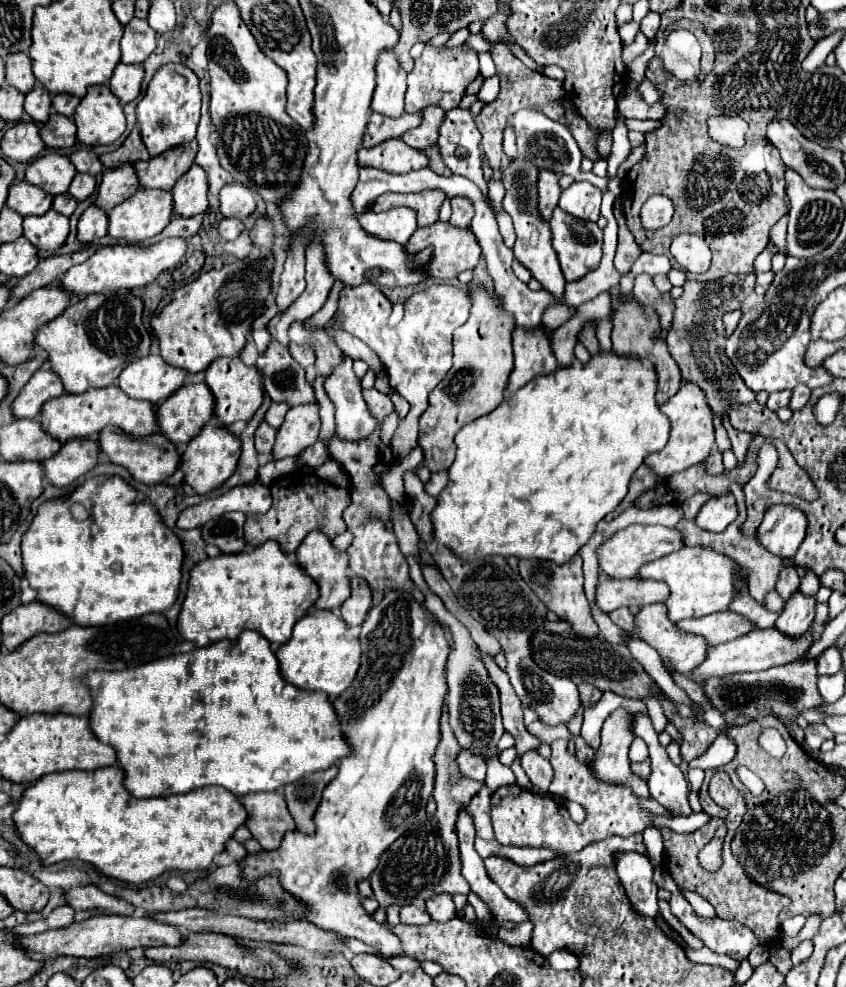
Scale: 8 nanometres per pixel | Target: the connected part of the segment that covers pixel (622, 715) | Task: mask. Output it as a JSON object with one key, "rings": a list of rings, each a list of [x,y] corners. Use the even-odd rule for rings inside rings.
{"rings":[[[617,708],[609,718],[603,722],[601,730],[601,746],[595,752],[595,760],[591,762],[599,780],[607,784],[621,784],[632,788],[639,797],[650,798],[646,782],[633,776],[629,768],[629,746],[631,746],[631,728],[627,726],[629,710]]]}

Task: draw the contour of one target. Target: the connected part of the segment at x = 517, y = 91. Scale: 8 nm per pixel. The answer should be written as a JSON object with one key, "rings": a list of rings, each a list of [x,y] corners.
{"rings":[[[495,46],[495,50],[491,52],[493,56],[493,62],[495,62],[495,68],[497,68],[497,76],[501,78],[501,92],[499,96],[489,102],[477,116],[475,116],[475,124],[477,128],[481,130],[483,134],[483,140],[481,140],[481,150],[485,154],[485,158],[489,160],[489,166],[497,172],[499,166],[501,166],[501,160],[503,160],[503,148],[501,148],[501,140],[503,140],[503,130],[507,126],[507,118],[511,114],[515,114],[519,108],[525,108],[525,106],[539,106],[549,118],[565,124],[563,120],[563,110],[557,106],[557,104],[551,104],[555,98],[563,96],[565,90],[563,90],[563,84],[559,80],[553,80],[549,76],[545,76],[543,72],[535,72],[535,70],[529,70],[519,58],[515,58],[505,46]]]}

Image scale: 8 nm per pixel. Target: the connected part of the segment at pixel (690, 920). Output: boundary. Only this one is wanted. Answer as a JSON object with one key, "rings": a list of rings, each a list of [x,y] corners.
{"rings":[[[664,863],[654,870],[653,880],[655,880],[655,884],[657,884],[658,888],[665,888],[671,892],[671,900],[669,900],[671,912],[673,912],[695,936],[699,936],[699,938],[705,942],[705,946],[711,948],[713,952],[717,952],[717,954],[727,954],[727,956],[737,958],[737,960],[745,960],[747,954],[749,954],[757,944],[761,944],[749,928],[743,928],[743,926],[737,924],[737,922],[727,922],[727,920],[721,920],[721,918],[715,918],[715,920],[711,920],[711,922],[705,922],[703,918],[699,918],[699,916],[695,914],[693,906],[689,904],[689,900],[687,900],[687,898],[683,896],[683,892],[679,890],[679,886],[676,885],[670,874],[667,871],[665,872]]]}

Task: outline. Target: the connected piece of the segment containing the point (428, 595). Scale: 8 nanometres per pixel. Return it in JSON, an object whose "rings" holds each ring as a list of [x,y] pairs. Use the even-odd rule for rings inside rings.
{"rings":[[[407,558],[409,568],[411,568],[411,578],[413,582],[425,592],[425,606],[429,612],[433,612],[449,630],[453,638],[453,650],[447,662],[447,684],[449,684],[449,694],[447,694],[447,712],[449,712],[449,722],[453,728],[453,734],[459,742],[461,748],[475,750],[475,754],[483,754],[487,758],[487,786],[499,788],[507,784],[515,784],[515,776],[509,766],[499,762],[499,754],[495,750],[501,734],[503,734],[503,724],[501,724],[501,710],[499,710],[499,690],[491,682],[491,676],[487,674],[487,668],[483,666],[483,660],[479,658],[479,646],[473,642],[471,634],[467,634],[467,628],[443,606],[441,598],[437,598],[427,584],[423,582],[421,568],[415,564],[415,560]]]}

